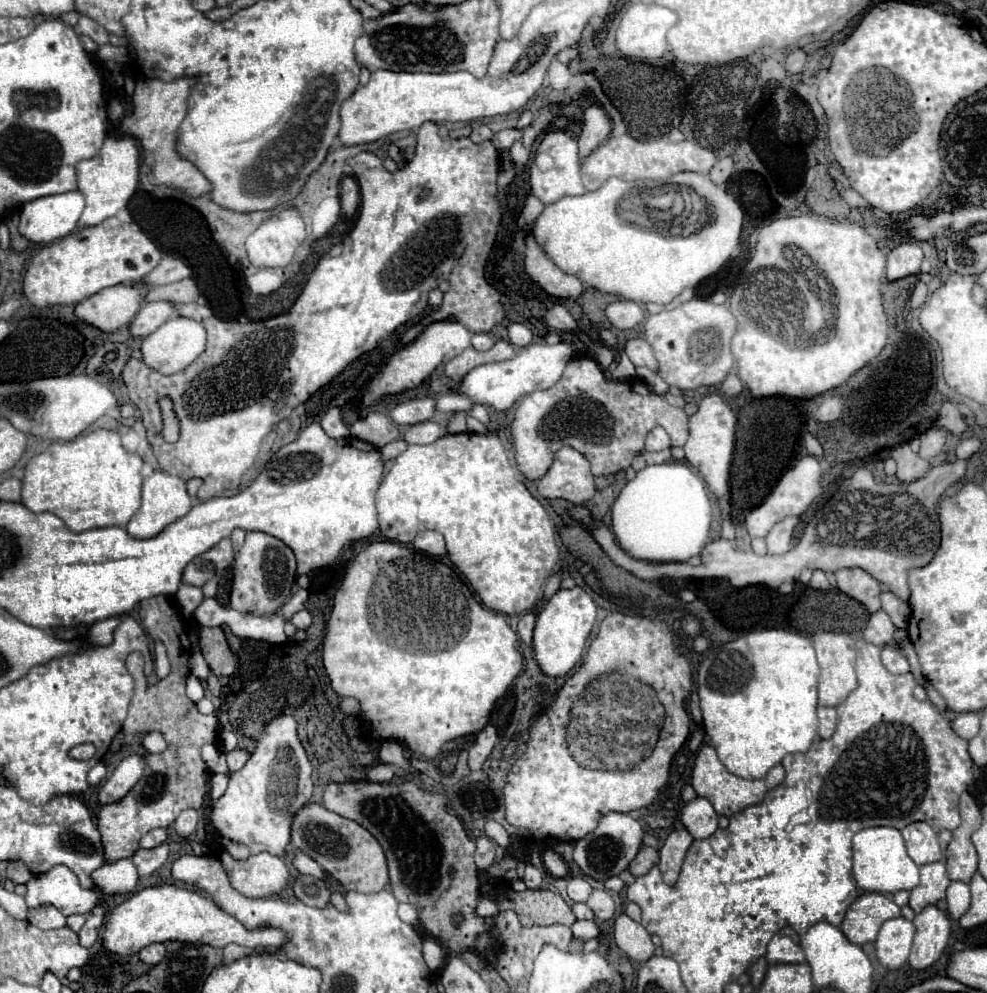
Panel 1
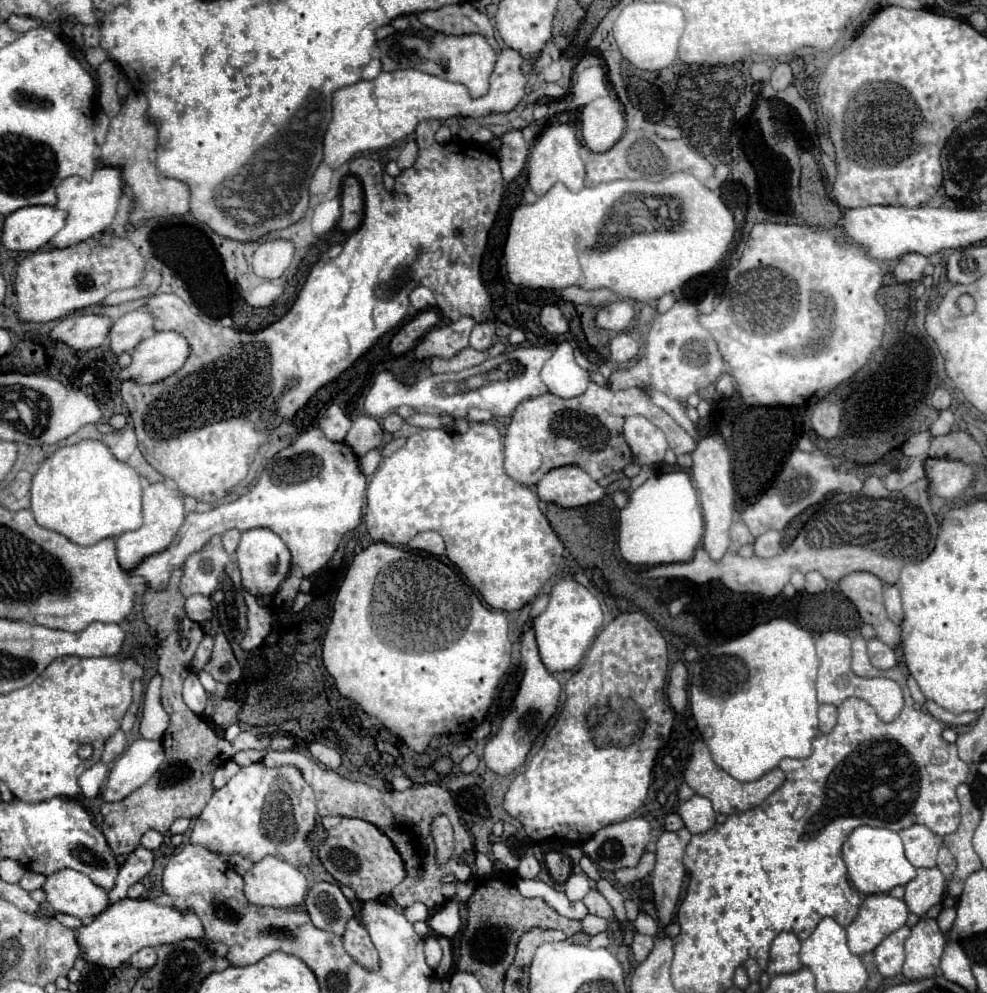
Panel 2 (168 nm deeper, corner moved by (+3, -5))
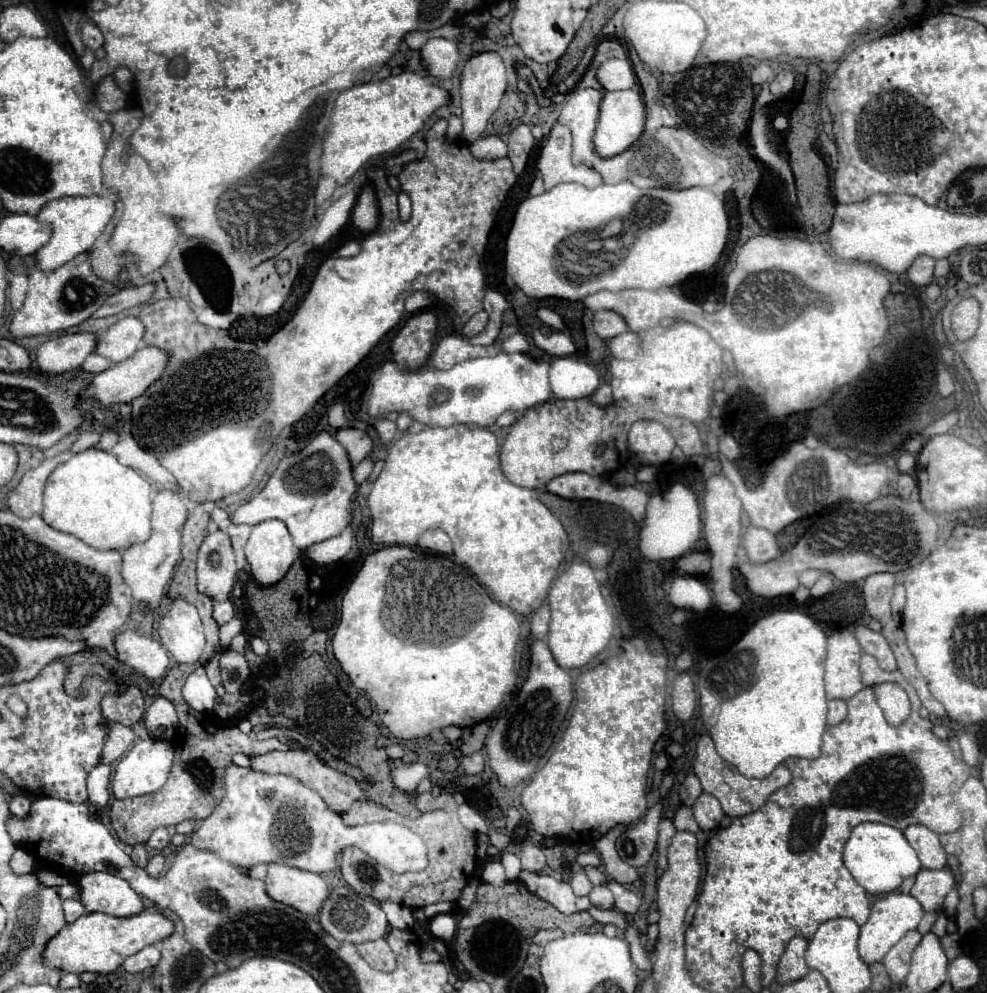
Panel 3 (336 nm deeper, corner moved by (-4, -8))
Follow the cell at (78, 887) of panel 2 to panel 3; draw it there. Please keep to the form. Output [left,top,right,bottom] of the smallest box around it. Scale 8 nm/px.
[71,873,143,917]

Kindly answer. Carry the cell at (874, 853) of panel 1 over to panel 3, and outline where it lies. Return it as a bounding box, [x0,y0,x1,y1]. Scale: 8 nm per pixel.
[843,823,921,895]

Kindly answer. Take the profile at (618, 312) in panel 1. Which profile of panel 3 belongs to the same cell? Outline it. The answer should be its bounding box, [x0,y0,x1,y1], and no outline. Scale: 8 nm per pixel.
[593,311,629,339]

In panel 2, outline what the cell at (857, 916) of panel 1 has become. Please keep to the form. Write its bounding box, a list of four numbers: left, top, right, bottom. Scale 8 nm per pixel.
[846,894,908,954]

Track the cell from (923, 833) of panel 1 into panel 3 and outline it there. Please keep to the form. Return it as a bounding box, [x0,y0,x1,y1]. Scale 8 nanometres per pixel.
[903,825,947,869]

